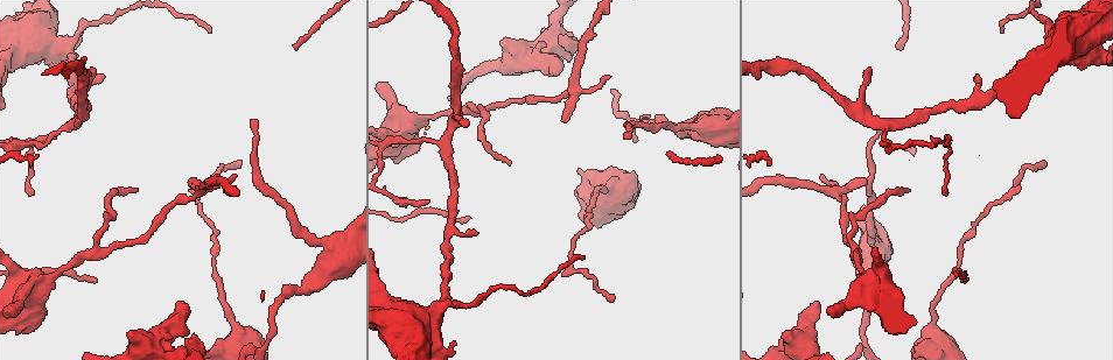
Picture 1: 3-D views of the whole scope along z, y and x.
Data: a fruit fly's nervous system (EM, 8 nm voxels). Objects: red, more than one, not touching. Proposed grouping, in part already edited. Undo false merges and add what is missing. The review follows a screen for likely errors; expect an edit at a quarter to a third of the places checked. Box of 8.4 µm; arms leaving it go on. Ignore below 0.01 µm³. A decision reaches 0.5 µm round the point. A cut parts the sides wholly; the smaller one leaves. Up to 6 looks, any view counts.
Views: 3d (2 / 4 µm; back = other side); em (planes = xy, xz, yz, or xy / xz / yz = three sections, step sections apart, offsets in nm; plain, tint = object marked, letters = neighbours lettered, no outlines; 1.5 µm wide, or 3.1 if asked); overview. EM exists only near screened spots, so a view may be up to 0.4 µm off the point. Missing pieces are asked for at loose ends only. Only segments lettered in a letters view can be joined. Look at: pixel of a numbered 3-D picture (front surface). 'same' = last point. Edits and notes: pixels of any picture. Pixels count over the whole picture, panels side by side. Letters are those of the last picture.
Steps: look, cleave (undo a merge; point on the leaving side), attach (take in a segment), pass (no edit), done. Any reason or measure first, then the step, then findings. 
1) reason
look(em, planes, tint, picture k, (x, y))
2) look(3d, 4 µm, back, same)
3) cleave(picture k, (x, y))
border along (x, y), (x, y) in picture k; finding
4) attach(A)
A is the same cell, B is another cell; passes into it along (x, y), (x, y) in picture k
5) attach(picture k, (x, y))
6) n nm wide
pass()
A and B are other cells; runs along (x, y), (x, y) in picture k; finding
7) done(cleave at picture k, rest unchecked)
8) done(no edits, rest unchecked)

an open end
look(em, yz, step 8, tint, picture 1, (563, 122))

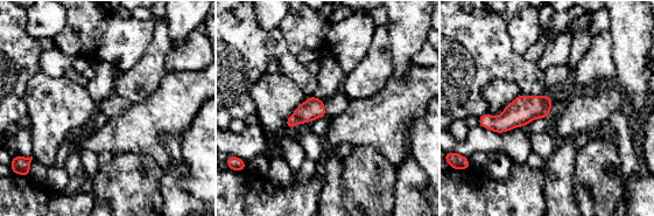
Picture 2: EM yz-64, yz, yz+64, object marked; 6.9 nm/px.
cut it another way
look(em, planes, letters, same)

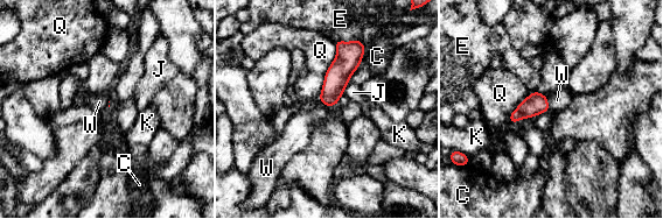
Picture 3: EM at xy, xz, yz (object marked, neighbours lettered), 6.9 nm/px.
attach(W)
W is the same cell, C, E, J, K and Q are other cells; the cell continues

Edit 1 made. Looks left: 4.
calibre changes
look(3d, 2 µm, picture 1, (56, 273))

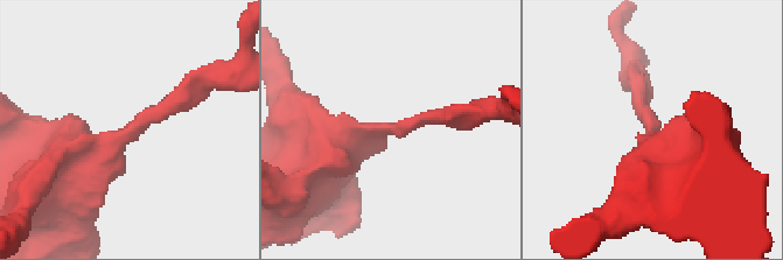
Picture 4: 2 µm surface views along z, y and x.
arms of 180, 500 nm; now the EM
look(em, xy, step 4, tint, picture 4, (394, 128))

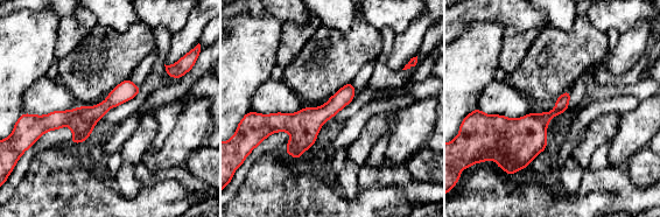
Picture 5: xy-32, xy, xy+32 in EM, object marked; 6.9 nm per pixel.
cut it another way
look(em, planes, letters, same)

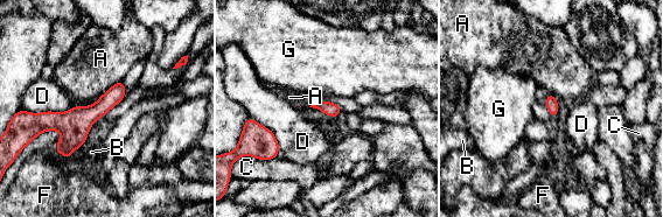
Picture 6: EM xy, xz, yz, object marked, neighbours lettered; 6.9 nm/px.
D touches over 380 nm
pass()
A, B, C, D, F and G are other cells; border along (123, 79), (111, 85), (98, 98) in picture 6; all the same cell

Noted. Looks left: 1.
an open end
look(em, planes, letters, picture 1, (818, 302))

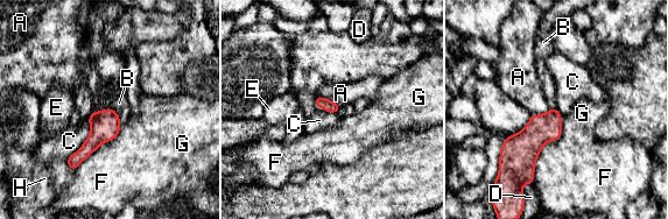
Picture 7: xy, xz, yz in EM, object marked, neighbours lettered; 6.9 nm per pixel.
attach(B)
B is the same cell, A, C, D, E, F, G and H are other cells; passes into it along (105, 125), (111, 108), (119, 103) in picture 7; the cell continues

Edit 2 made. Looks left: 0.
done(attach at picture 3, attach at picture 7, rest unchecked)

